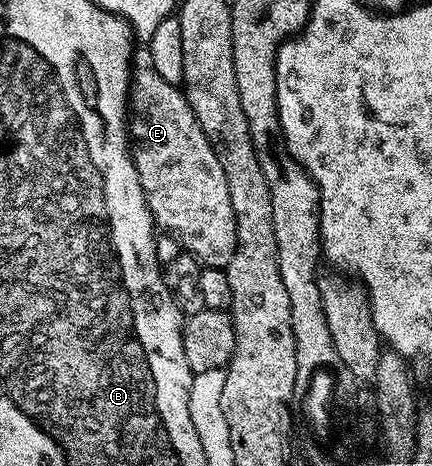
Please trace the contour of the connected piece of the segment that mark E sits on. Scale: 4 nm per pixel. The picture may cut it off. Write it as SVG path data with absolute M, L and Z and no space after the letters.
M148 64L133 71L130 80L130 97L128 99L128 141L130 143L130 155L136 164L136 176L140 188L146 197L146 203L150 209L150 215L154 218L155 227L159 231L169 232L180 243L181 249L193 258L198 259L206 268L225 268L232 260L232 252L236 252L236 212L232 212L232 196L228 196L228 180L224 180L224 168L220 168L220 160L192 108L188 104L185 93L179 87L168 84L168 80L163 80L160 72L156 72Z

